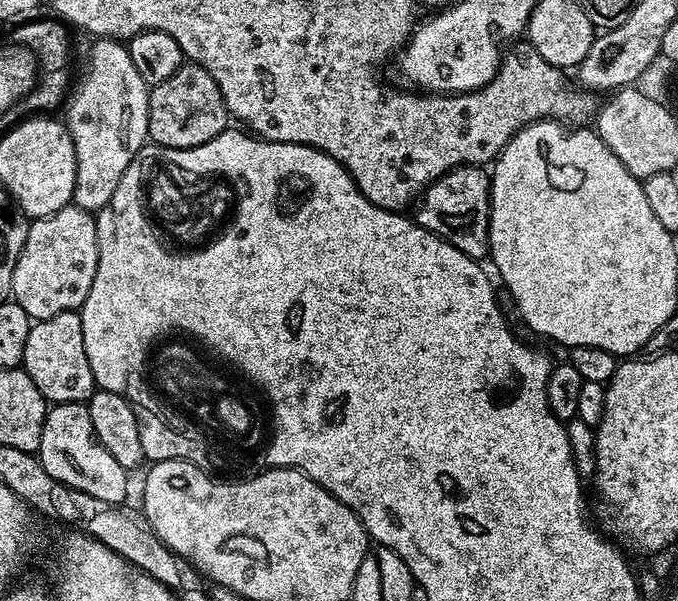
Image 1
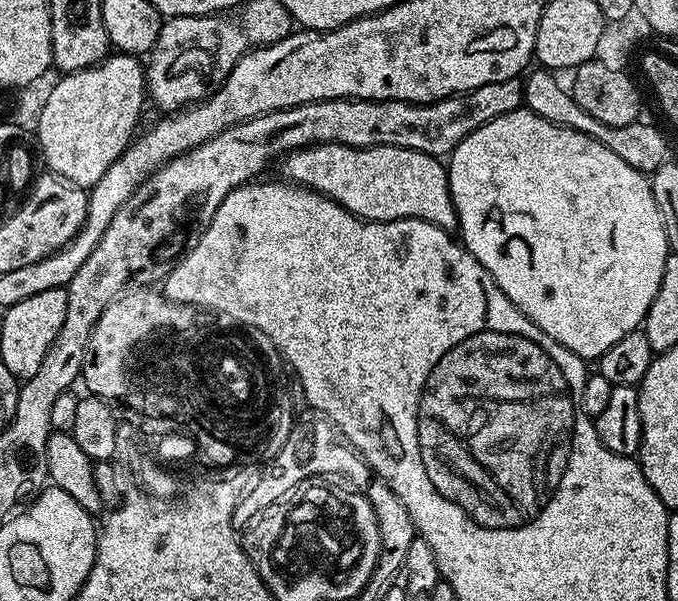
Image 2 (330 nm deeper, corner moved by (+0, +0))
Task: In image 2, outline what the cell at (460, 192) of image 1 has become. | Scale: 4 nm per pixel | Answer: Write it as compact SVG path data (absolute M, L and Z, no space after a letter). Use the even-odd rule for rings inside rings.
M313 144L311 148L299 148L283 157L284 172L289 181L302 188L320 192L361 220L425 220L445 232L455 233L458 228L456 207L450 194L447 167L437 157L422 154L418 150L406 150L398 146L374 146L351 148L345 144Z

